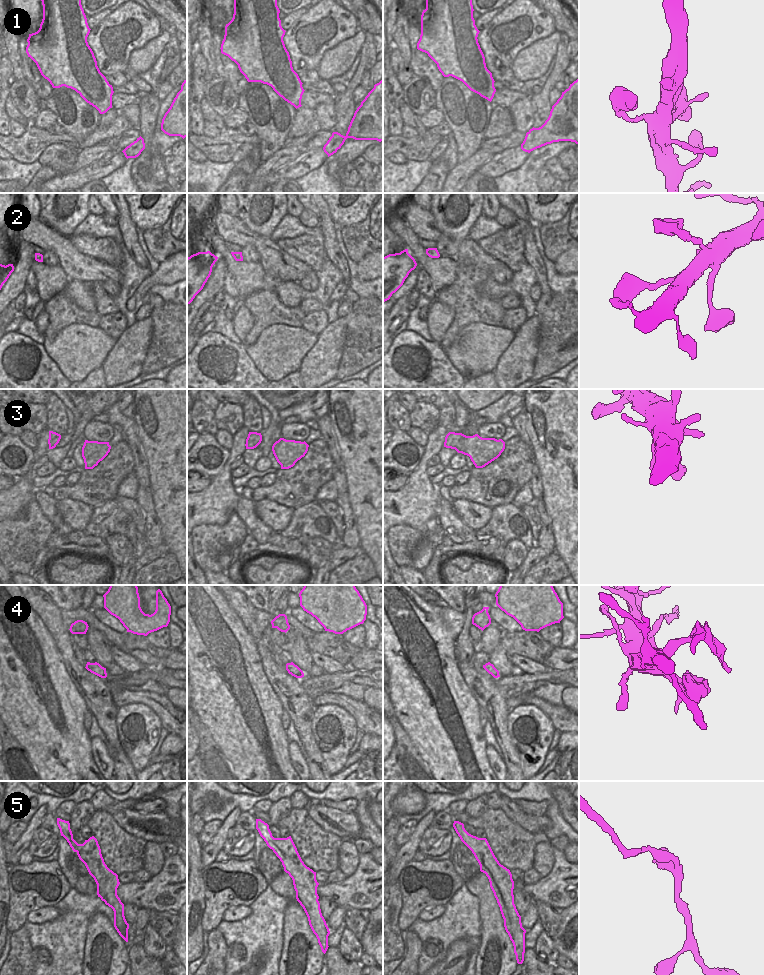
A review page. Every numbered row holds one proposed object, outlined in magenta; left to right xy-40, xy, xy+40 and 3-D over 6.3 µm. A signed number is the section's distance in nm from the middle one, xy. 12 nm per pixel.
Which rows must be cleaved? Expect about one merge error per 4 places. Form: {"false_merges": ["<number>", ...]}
{"false_merges": []}

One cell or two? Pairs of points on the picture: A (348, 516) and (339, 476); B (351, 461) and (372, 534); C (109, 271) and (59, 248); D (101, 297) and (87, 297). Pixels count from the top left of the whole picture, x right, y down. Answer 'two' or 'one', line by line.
A: two
B: one
C: one
D: two

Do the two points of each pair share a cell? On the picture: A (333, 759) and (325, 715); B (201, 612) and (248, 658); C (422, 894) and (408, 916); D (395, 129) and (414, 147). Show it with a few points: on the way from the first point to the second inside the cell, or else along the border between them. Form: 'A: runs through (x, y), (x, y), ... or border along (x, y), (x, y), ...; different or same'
A: runs through (332, 748), (327, 743), (327, 728), (325, 726); same
B: runs through (211, 624), (236, 649); same
C: runs through (417, 899), (410, 911); same
D: border along (400, 134), (393, 136); different

